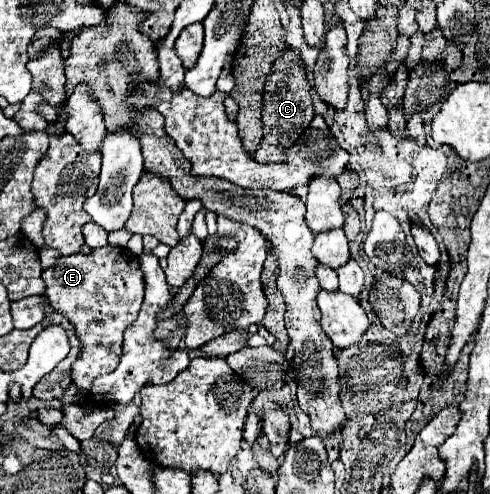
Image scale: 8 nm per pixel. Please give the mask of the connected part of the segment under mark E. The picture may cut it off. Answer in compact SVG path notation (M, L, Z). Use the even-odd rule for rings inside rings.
M112 246L96 248L88 256L82 252L60 256L52 268L42 272L42 280L46 282L46 298L50 300L50 306L68 318L76 330L82 350L72 364L72 382L78 390L88 392L94 378L108 374L118 366L124 332L136 322L142 308L144 278L138 256L128 248Z

